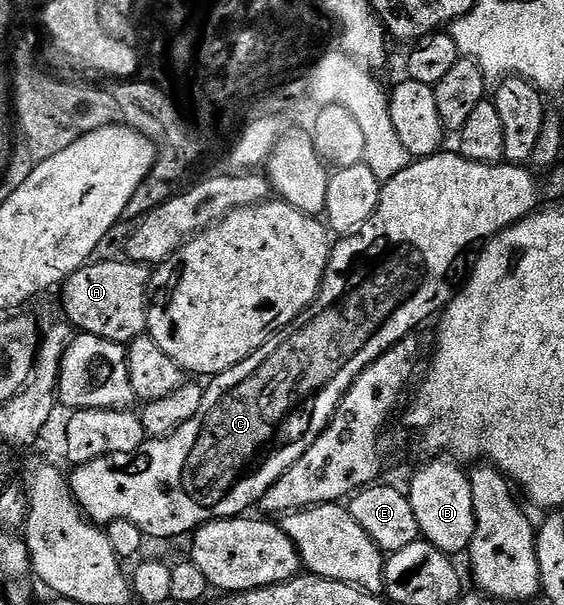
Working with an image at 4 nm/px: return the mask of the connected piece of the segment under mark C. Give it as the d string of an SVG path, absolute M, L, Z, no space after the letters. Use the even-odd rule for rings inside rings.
M442 150L433 156L414 159L406 168L399 170L399 174L395 174L390 180L384 181L381 185L381 197L375 214L371 214L371 218L367 218L367 222L363 222L363 226L359 226L354 232L342 235L338 239L341 241L338 244L336 241L332 245L329 253L329 265L325 271L321 288L317 292L317 297L287 327L281 328L274 336L269 337L267 342L263 342L263 346L259 346L259 350L255 350L255 354L251 354L243 362L231 366L231 370L212 377L205 388L205 397L199 406L199 414L195 414L195 418L183 422L183 426L179 426L169 436L146 439L145 443L139 446L139 450L128 458L123 454L104 456L90 464L78 464L72 469L73 476L71 472L68 481L81 511L98 526L108 526L116 520L126 520L127 522L135 522L135 526L139 526L146 537L153 539L154 536L157 540L169 540L172 536L186 535L185 537L188 537L196 532L202 524L210 524L212 520L240 517L242 514L248 513L245 511L252 504L253 507L260 505L263 494L267 494L269 487L288 468L295 466L295 462L299 462L299 458L303 458L303 454L307 454L311 442L315 442L315 438L321 435L321 431L327 427L329 421L337 413L342 398L355 382L355 378L359 378L362 370L371 366L371 362L379 359L388 348L394 348L403 338L414 335L418 331L416 328L424 320L431 319L433 315L434 319L444 309L445 305L453 299L455 288L449 285L449 271L452 270L453 263L472 244L478 243L477 245L480 245L497 235L498 232L503 231L503 229L518 224L520 220L533 215L538 204L537 184L533 181L532 174L534 175L528 167L519 164L508 162L484 164L483 162L468 160L466 156L461 155L460 151L448 152L448 150Z

